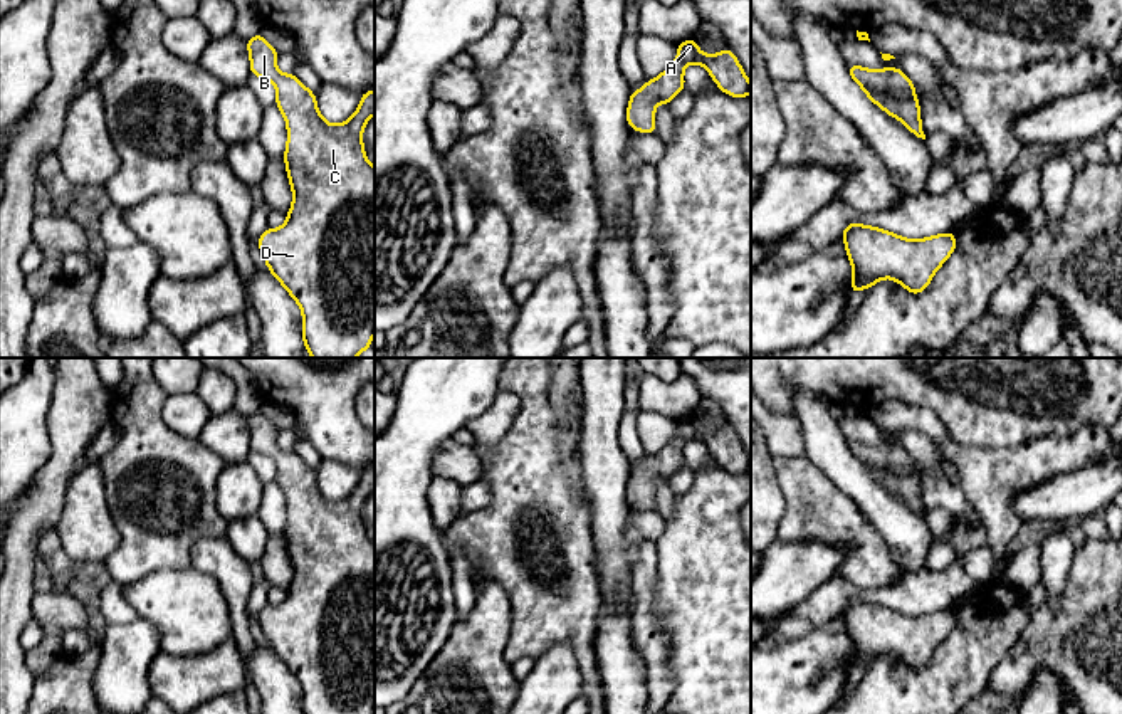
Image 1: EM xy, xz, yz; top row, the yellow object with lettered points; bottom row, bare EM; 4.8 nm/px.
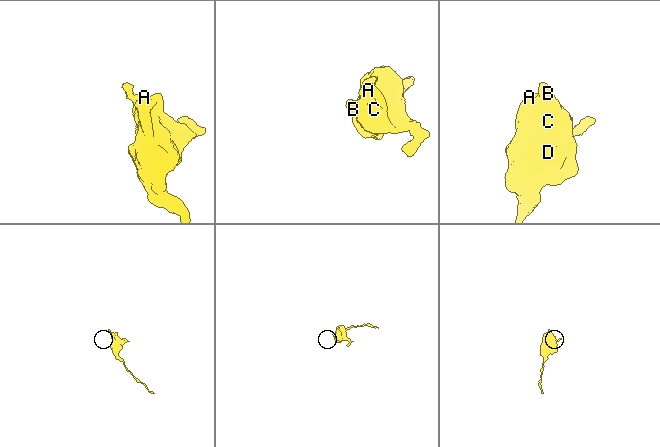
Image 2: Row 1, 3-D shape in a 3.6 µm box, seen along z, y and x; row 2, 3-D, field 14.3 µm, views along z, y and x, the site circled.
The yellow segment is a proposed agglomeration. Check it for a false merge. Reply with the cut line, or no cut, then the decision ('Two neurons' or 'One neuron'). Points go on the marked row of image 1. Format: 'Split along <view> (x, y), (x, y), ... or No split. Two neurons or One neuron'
No split. One neuron

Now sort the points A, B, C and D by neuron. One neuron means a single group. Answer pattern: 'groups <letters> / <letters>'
groups A B C D

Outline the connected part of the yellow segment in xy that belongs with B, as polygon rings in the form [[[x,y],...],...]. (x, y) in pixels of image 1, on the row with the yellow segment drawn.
[[[259,32],[245,40],[250,74],[269,79],[277,89],[275,106],[287,124],[284,163],[292,188],[292,207],[280,228],[267,228],[257,244],[270,274],[284,286],[302,311],[302,339],[312,358],[356,358],[371,348],[375,334],[375,166],[361,139],[375,114],[375,91],[361,94],[356,113],[343,124],[329,124],[317,109],[316,94],[294,74],[277,71],[277,50]]]

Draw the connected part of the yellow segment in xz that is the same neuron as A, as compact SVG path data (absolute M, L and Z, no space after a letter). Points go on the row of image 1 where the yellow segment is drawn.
M695 37L677 44L677 59L658 77L647 81L642 91L630 92L627 108L627 123L638 133L655 133L655 106L670 101L685 89L684 67L687 64L700 64L707 69L721 91L732 97L746 97L751 94L751 82L746 77L737 57L731 49L707 55L699 50Z

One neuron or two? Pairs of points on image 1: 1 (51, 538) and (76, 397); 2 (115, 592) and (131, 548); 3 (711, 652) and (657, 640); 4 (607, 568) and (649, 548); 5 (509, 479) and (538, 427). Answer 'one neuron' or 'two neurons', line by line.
1: two neurons
2: two neurons
3: two neurons
4: two neurons
5: one neuron

